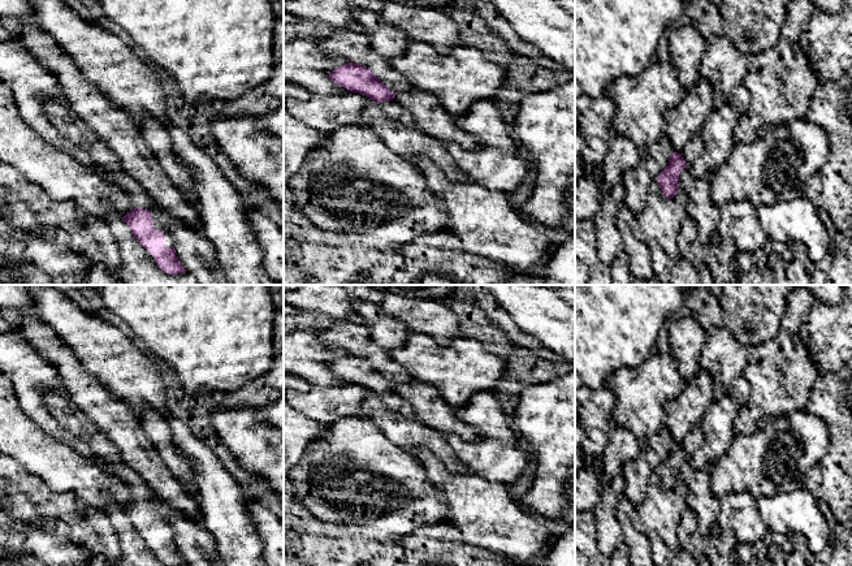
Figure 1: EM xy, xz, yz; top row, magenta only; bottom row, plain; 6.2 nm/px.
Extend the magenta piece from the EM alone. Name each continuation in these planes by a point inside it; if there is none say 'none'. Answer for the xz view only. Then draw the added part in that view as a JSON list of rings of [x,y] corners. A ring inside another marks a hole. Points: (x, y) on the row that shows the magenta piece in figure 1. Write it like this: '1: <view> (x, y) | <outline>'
1: xz (393, 112) | [[[394,100],[382,101],[379,107],[388,120],[408,128],[416,128],[414,116],[406,108],[398,105]]]

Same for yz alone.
1: yz (693, 148) | [[[696,134],[692,139],[686,144],[682,156],[684,161],[691,165],[697,157],[701,157],[704,154],[704,141],[701,134]]]

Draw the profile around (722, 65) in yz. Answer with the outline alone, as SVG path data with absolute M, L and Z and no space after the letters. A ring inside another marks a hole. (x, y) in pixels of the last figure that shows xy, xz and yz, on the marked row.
M712 34L704 42L704 55L700 60L700 75L713 87L714 99L726 103L734 90L743 85L751 65L751 56L741 53L725 34Z

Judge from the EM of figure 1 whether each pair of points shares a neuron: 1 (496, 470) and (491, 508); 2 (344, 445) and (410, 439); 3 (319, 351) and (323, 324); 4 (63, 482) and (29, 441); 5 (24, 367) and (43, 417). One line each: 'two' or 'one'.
1: two
2: two
3: two
4: one
5: one

